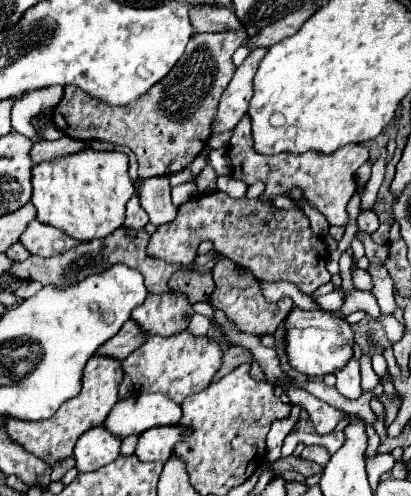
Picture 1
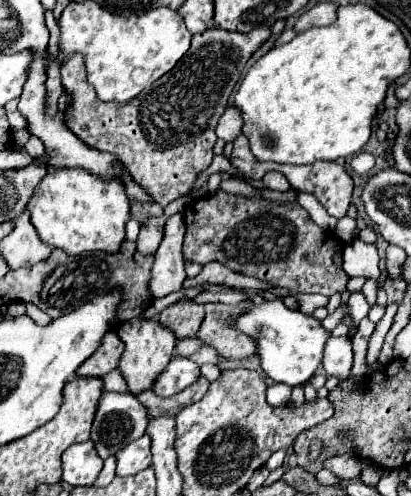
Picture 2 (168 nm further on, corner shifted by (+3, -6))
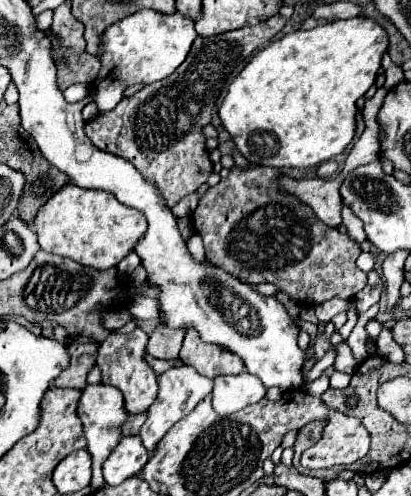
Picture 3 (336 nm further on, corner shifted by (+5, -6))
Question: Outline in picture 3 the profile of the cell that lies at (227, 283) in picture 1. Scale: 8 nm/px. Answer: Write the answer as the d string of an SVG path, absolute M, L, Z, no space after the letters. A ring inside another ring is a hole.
M188 330L184 346L180 350L184 364L194 366L202 376L214 378L218 374L240 374L244 370L242 360L222 346L210 346L198 340L198 330Z

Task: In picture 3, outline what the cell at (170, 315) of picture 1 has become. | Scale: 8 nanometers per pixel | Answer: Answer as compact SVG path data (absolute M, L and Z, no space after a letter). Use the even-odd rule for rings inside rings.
M136 328L134 332L126 334L126 338L122 338L118 332L110 334L98 350L98 368L102 370L102 382L116 386L124 394L124 404L130 414L148 410L158 394L158 376L146 362L146 344L148 334L142 328Z

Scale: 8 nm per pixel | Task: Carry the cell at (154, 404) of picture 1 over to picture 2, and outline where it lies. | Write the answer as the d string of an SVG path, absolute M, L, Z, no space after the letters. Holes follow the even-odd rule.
M104 392L98 400L98 410L92 422L92 442L96 446L96 452L102 460L108 456L114 456L120 448L124 448L134 438L140 438L146 432L148 418L146 408L138 402L138 398L130 392Z

